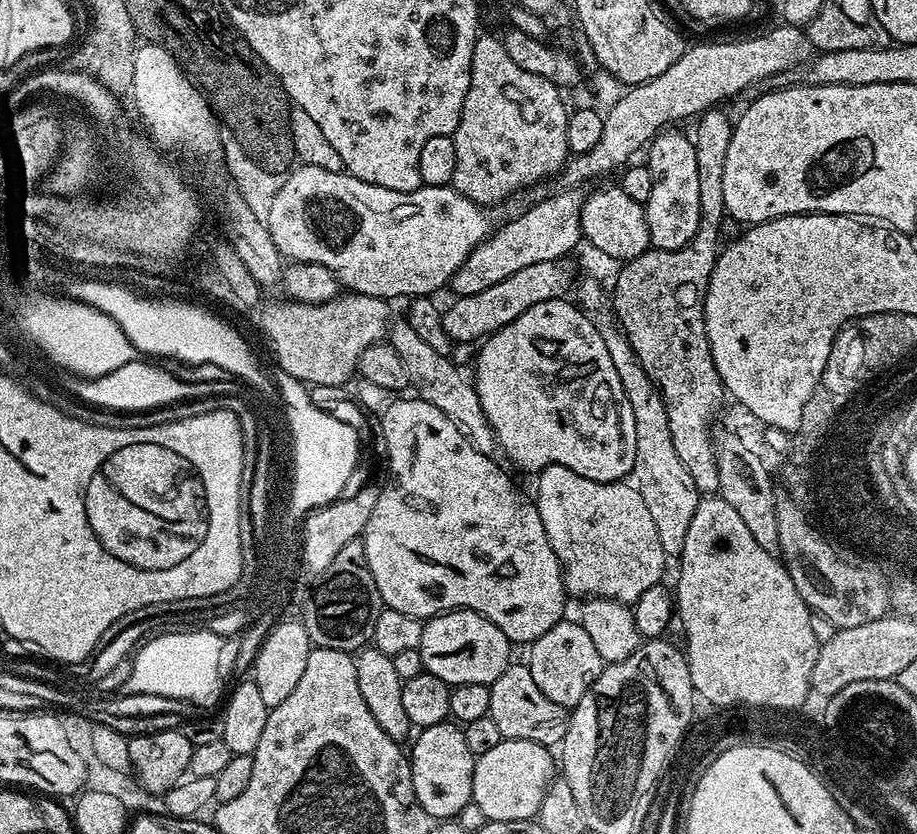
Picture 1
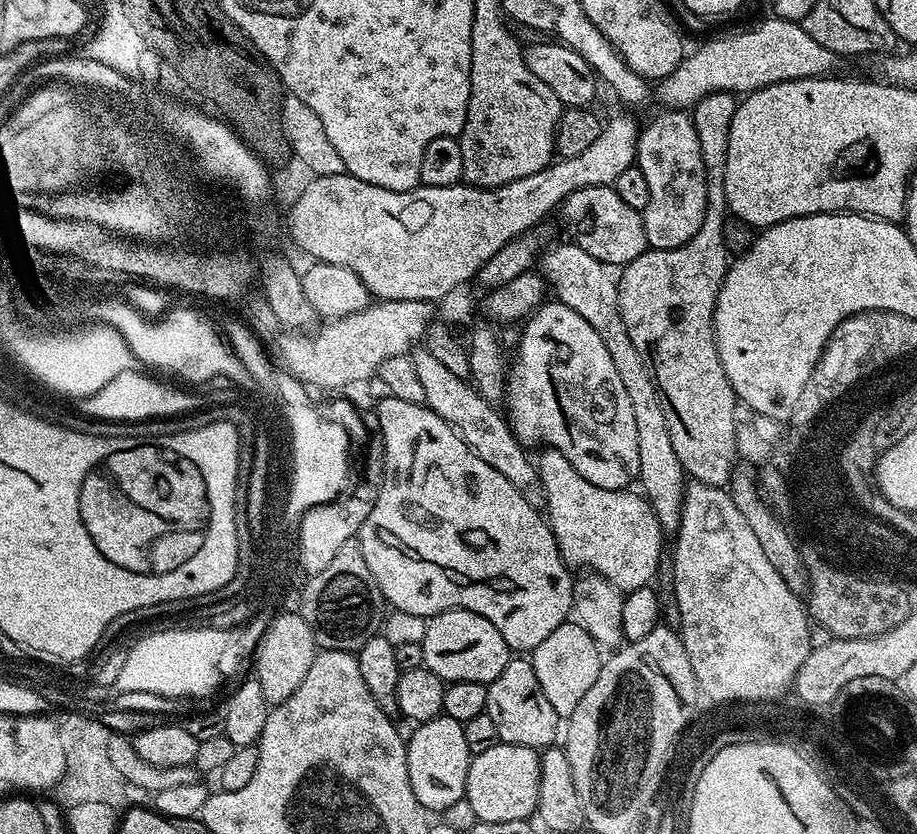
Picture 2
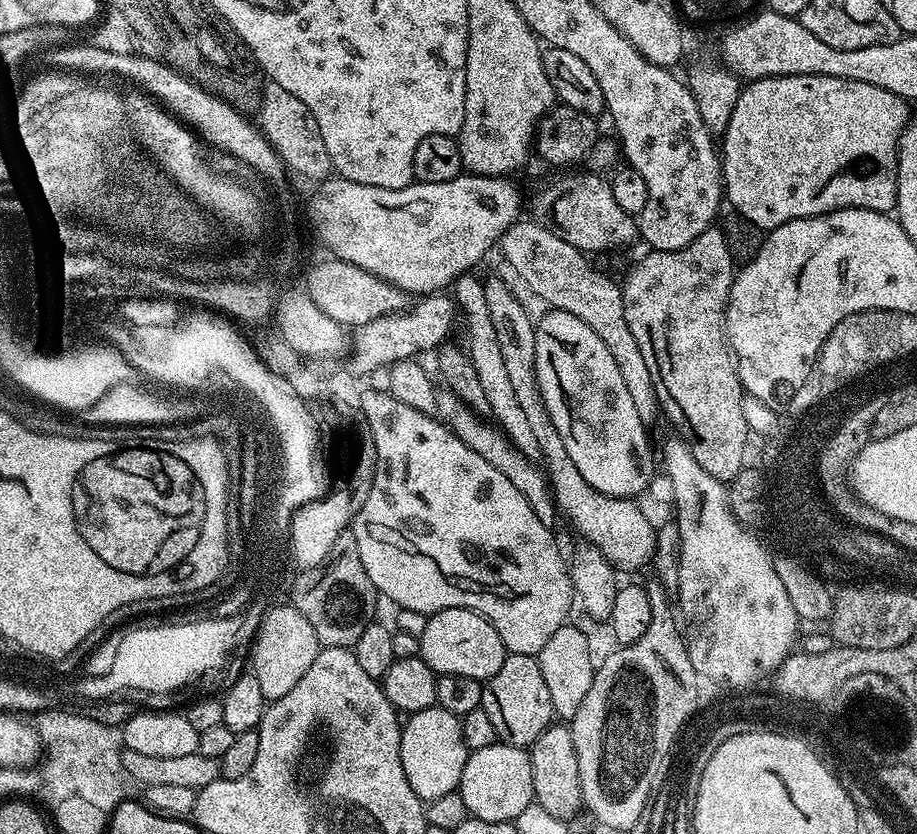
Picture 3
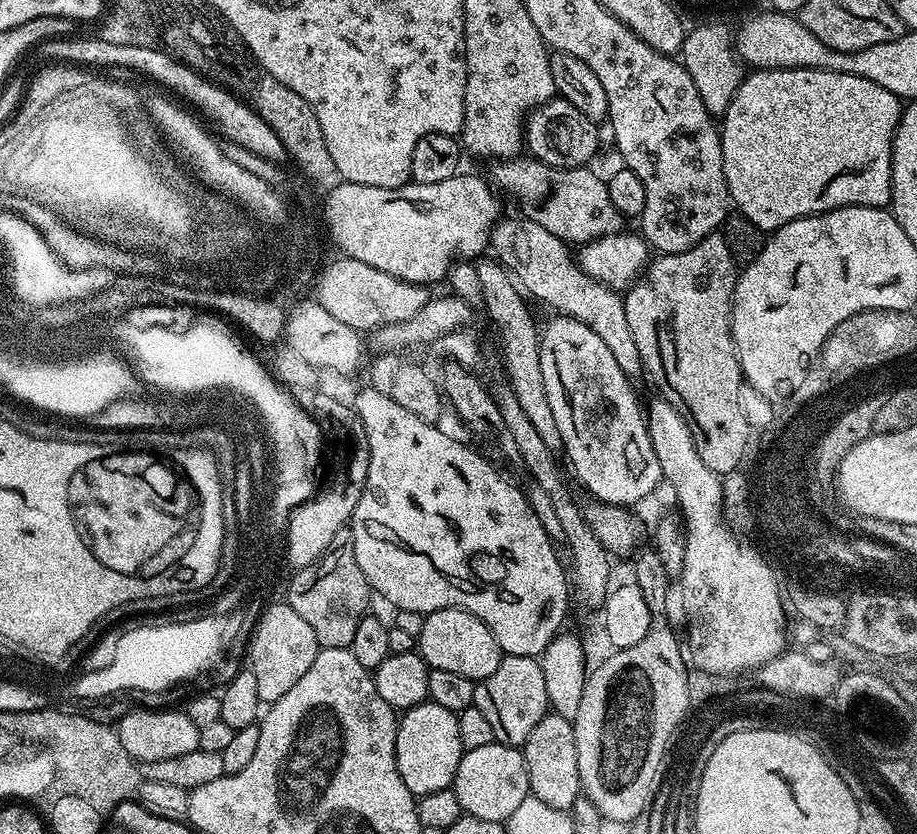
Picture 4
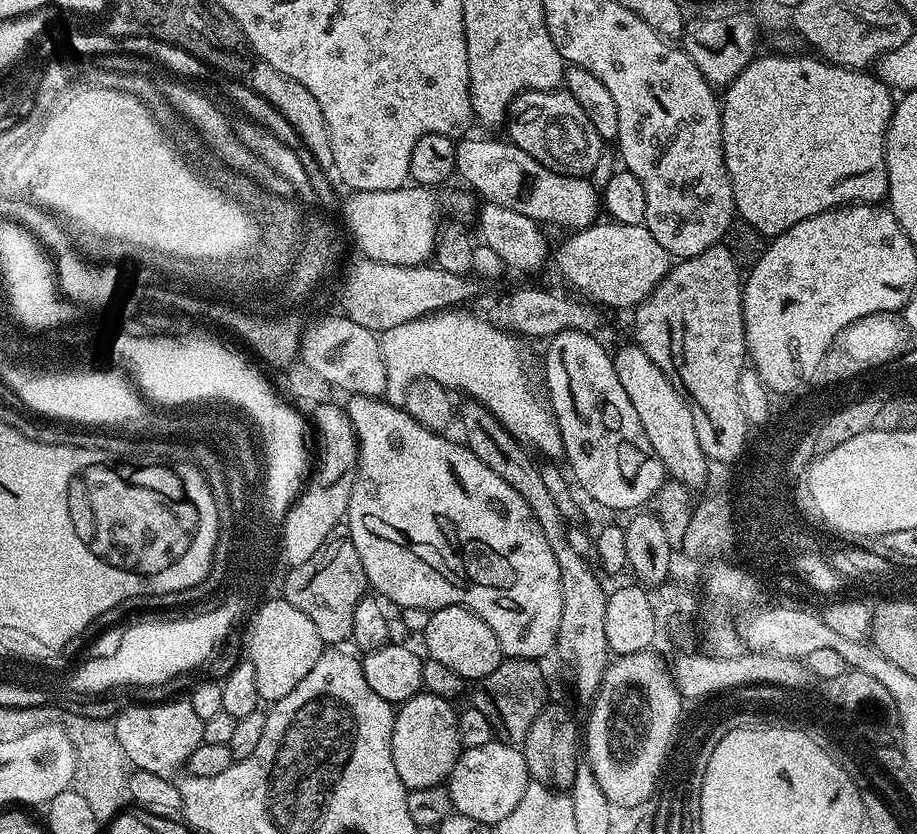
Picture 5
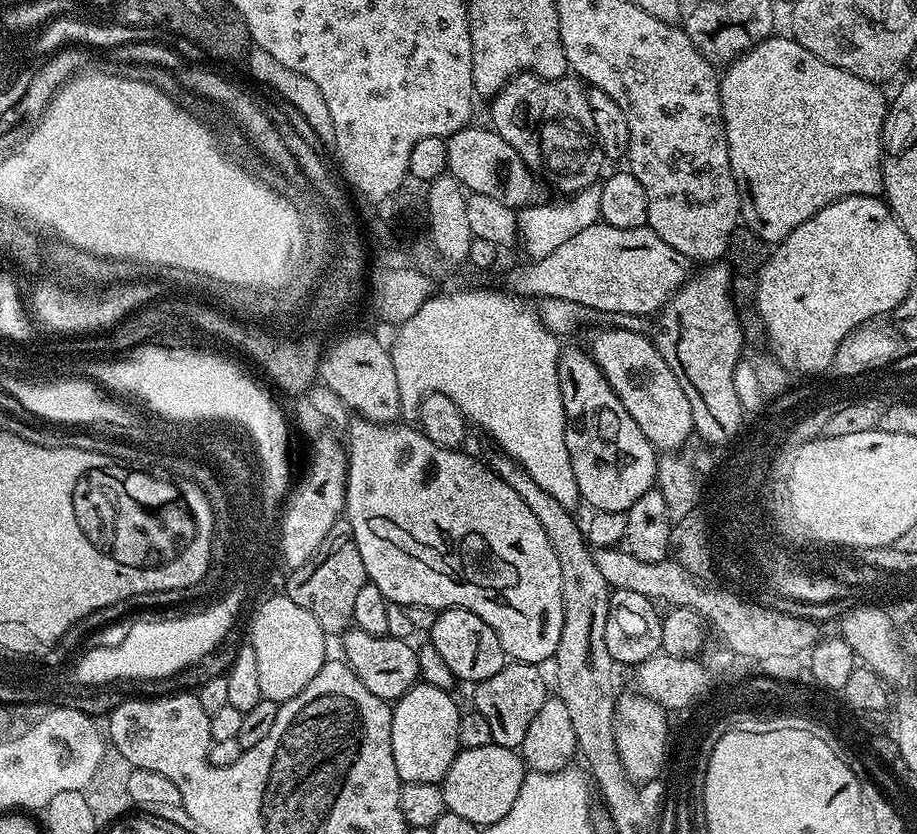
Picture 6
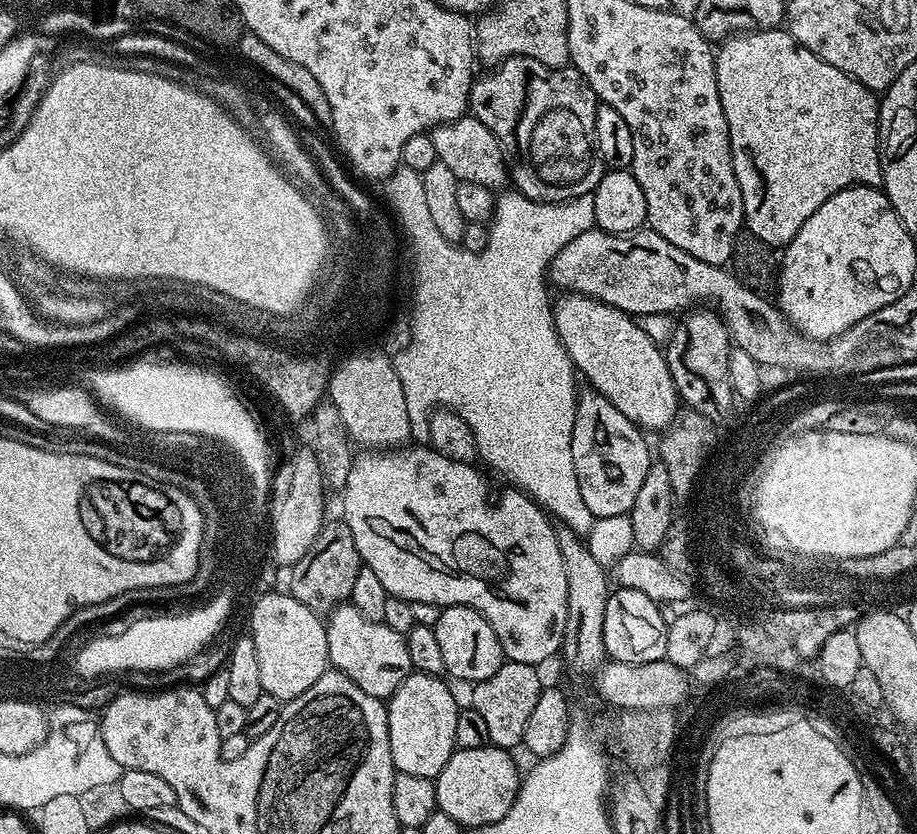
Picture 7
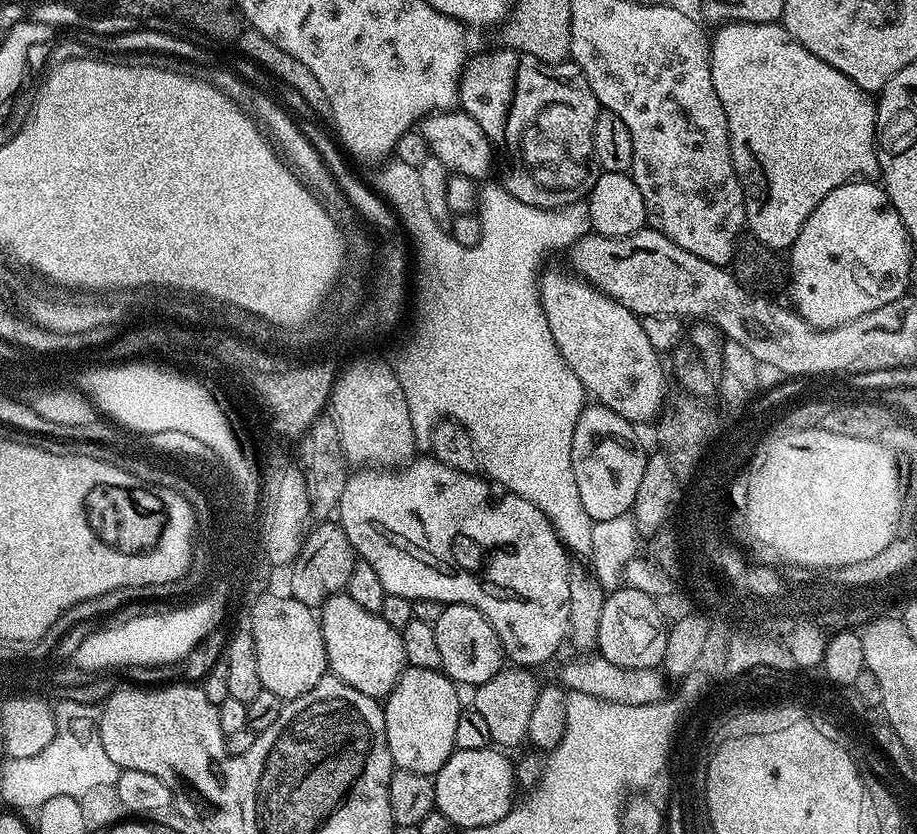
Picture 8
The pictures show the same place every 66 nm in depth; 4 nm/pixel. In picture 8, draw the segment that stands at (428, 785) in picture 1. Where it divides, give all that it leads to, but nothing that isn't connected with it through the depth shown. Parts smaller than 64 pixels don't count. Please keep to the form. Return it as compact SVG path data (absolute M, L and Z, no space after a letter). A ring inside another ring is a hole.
M405 667L383 701L386 738L390 746L392 762L396 768L414 770L418 774L435 777L440 767L450 759L456 743L454 729L458 726L458 714L462 701L457 685L434 668Z

